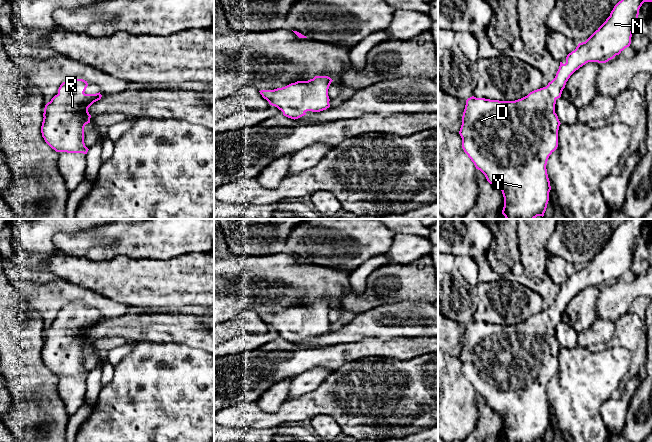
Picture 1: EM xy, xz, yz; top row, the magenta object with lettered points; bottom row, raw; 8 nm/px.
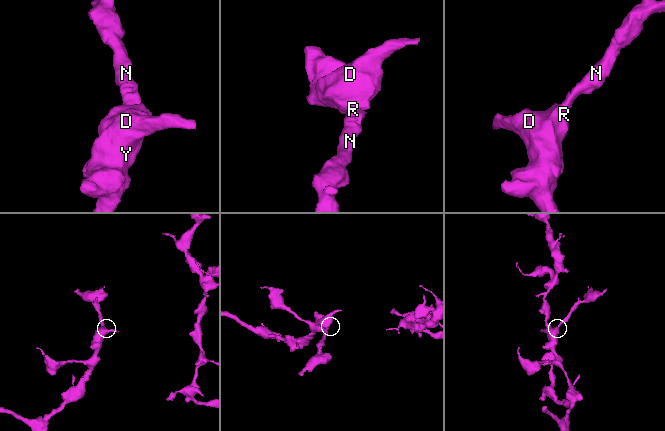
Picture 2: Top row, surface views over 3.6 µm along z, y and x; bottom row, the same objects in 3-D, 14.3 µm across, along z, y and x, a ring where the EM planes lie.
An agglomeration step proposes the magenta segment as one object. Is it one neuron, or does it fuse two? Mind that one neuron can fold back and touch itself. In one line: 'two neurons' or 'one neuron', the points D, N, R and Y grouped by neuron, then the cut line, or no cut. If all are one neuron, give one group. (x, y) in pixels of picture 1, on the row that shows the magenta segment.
one neuron | D N R Y | no cut

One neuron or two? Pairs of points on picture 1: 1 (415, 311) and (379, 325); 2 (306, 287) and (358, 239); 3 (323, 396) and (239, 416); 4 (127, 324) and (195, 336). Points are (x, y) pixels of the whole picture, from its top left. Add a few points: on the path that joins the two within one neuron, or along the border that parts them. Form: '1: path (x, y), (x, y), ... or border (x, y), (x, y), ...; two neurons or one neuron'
1: path (406, 312), (388, 316); one neuron
2: border (307, 261), (350, 272); two neurons
3: path (302, 407), (292, 409), (278, 418), (260, 418); one neuron
4: path (144, 327), (155, 327), (170, 336), (178, 336); one neuron

